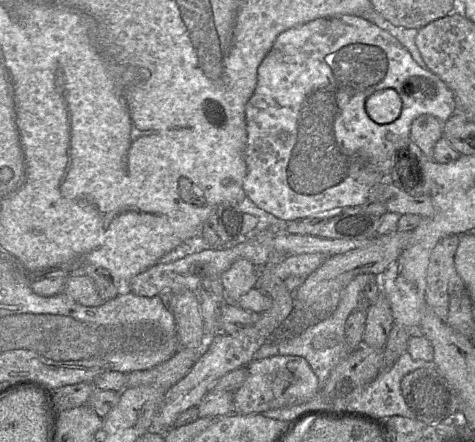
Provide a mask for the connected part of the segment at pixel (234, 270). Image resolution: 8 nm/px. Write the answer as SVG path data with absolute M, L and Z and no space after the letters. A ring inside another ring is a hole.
M240 259L223 272L219 280L230 302L237 302L254 288L259 276L259 268L246 259Z

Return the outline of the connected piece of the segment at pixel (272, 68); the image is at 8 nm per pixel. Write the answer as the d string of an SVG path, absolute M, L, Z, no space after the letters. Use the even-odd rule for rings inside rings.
M339 16L318 18L303 25L281 32L269 53L258 67L257 85L245 107L246 148L245 161L247 173L243 181L246 197L257 207L272 214L281 221L295 221L321 216L324 212L348 207L363 206L371 189L379 184L388 183L394 173L399 154L411 144L410 129L415 118L422 114L432 115L445 122L456 112L453 92L434 73L419 66L410 53L389 32L359 16ZM381 89L394 89L401 98L401 112L396 120L389 124L377 124L366 111L367 99Z

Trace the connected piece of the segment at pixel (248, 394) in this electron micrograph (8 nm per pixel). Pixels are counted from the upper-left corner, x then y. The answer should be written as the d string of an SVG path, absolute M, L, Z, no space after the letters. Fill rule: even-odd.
M272 356L253 360L247 365L248 378L234 391L233 412L241 415L262 414L267 411L308 402L319 390L319 381L308 361L300 356Z

